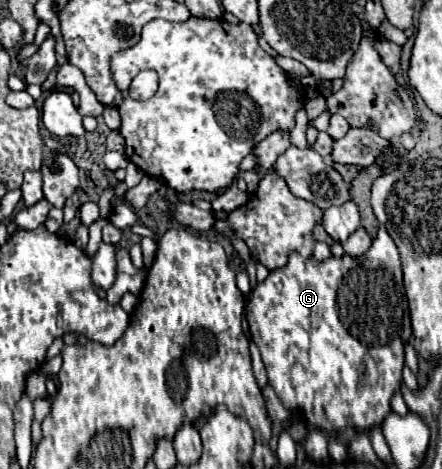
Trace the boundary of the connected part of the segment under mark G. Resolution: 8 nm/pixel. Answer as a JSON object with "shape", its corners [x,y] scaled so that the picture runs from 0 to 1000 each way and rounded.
{"shape":[[[860,482],[837,533],[814,550],[747,546],[738,559],[719,559],[661,537],[643,571],[611,580],[606,593],[570,618],[557,678],[570,725],[588,742],[606,819],[643,870],[688,887],[701,908],[742,925],[778,913],[828,917],[860,908],[882,883],[882,849],[910,814],[914,733],[932,725],[932,691],[900,533],[869,482]]]}

